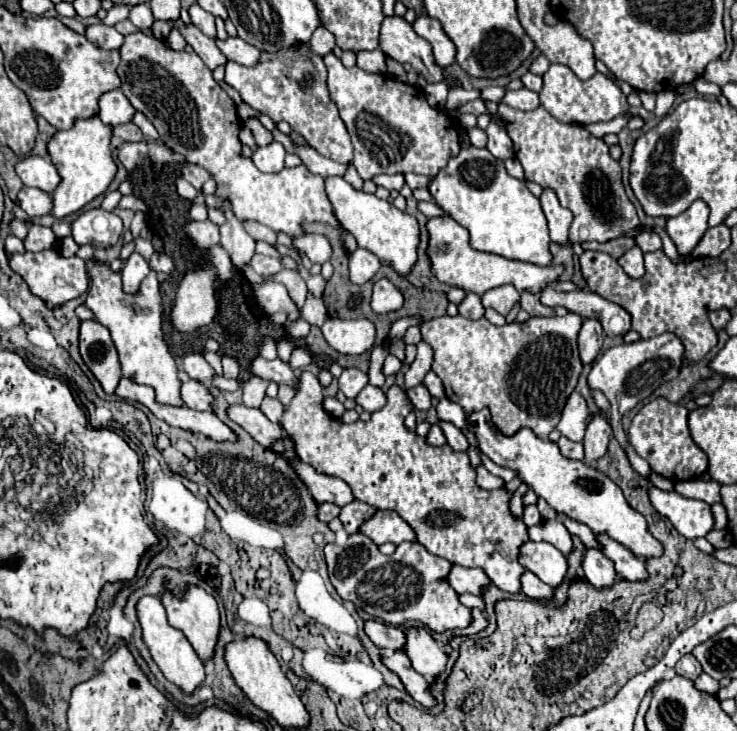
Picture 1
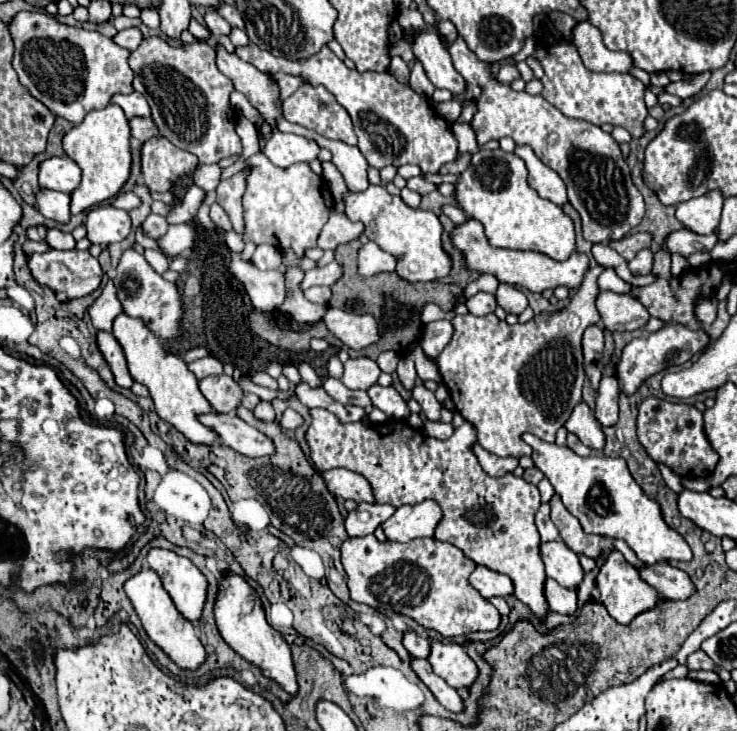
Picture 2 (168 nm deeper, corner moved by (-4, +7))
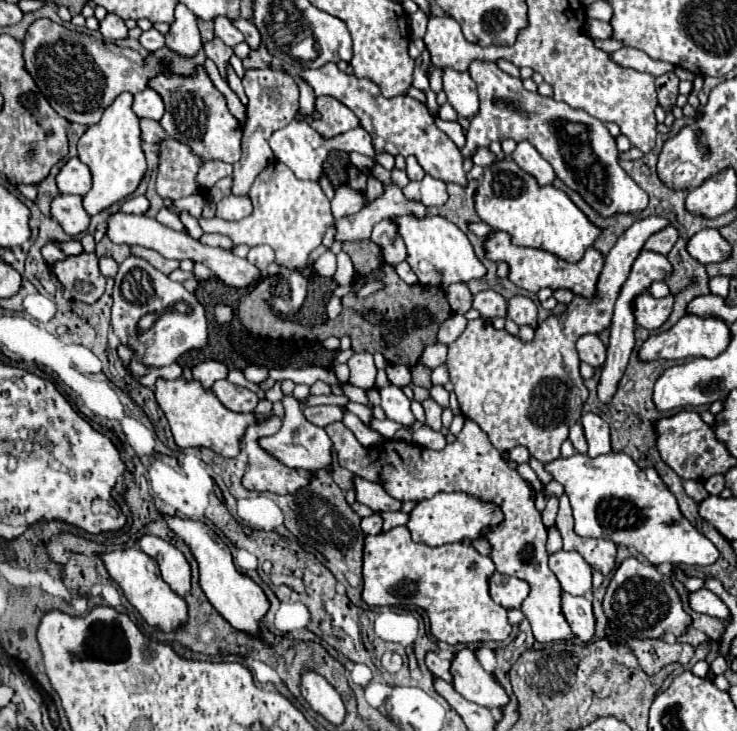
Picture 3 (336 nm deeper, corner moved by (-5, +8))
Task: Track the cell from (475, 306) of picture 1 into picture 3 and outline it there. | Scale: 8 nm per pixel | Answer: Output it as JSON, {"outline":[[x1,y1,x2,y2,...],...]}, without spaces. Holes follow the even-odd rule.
{"outline":[[483,290,473,296,473,308,483,316,483,318,495,318,495,316,505,316,507,314,507,300,497,294,495,290]]}

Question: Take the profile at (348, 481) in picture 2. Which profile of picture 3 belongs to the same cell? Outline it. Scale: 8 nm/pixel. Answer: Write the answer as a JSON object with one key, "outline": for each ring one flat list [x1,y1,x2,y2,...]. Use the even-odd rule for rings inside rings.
{"outline":[[355,476,353,478,353,486,355,486,355,498,357,502,369,506,375,512,385,512,385,510,399,510,401,502,397,502,395,498,391,498,379,484,369,482,365,478]]}

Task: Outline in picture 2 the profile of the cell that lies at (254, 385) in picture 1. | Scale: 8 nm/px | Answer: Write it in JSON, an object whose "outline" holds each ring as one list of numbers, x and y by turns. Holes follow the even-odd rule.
{"outline":[[262,401,262,403,254,409,254,417,256,417,256,419,260,419,260,421,268,421,268,423,276,419,274,409,272,409,272,405,270,405,268,401]]}

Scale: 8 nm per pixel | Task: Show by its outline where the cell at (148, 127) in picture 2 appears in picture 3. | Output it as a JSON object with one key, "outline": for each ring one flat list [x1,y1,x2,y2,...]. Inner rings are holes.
{"outline":[[141,120,141,140,143,142,161,142,165,138,165,130,155,120]]}

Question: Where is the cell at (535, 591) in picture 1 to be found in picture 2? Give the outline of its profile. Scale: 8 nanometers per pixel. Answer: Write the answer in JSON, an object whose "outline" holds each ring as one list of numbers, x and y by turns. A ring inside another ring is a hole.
{"outline":[[548,579,544,593,552,611,562,613,562,615,574,615,576,601,578,601,576,589,564,589,554,579]]}

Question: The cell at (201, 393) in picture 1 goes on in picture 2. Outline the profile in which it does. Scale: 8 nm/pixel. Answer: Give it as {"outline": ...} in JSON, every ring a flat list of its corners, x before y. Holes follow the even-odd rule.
{"outline":[[228,375,202,379,200,391,218,413,234,413,244,397,242,387]]}

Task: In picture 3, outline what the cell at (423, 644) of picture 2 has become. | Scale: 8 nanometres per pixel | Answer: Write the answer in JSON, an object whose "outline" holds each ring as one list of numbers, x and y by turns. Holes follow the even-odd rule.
{"outline":[[427,652,427,656,425,656,425,664,427,664,427,668,429,668,435,676,439,676,439,678,451,682,449,660,443,660,437,652]]}

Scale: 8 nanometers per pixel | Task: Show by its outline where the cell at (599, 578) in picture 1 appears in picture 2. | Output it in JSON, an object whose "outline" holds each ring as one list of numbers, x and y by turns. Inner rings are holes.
{"outline":[[612,551,606,557,606,563,600,567,598,573,598,589,600,589,600,601,604,603,604,607,608,609,608,613,620,623,620,625,628,625,632,623,632,619,644,611,650,611,656,607,656,603,660,603,660,595,654,587,650,587,640,573,624,559,624,555,620,551]]}

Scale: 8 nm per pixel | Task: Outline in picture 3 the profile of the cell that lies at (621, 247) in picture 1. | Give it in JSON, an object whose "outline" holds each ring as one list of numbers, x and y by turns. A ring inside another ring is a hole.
{"outline":[[665,226,663,230,659,230,657,234,647,238,643,250,651,250,651,252,657,252,657,254,669,254,675,240,677,240,677,230,673,226]]}

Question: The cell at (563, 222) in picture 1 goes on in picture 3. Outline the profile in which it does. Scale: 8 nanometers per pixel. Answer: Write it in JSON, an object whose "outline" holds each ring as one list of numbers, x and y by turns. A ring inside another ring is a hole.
{"outline":[[519,142,511,158,527,172,531,174,539,186,549,186,555,180,555,172,551,164,529,144,529,142]]}

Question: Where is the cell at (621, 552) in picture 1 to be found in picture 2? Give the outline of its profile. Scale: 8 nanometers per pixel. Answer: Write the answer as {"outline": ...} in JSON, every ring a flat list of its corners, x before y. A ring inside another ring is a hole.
{"outline":[[670,563,648,565,648,569,640,569,640,575,664,599,670,599,670,601,684,601,696,593,692,579,682,569,676,569]]}

